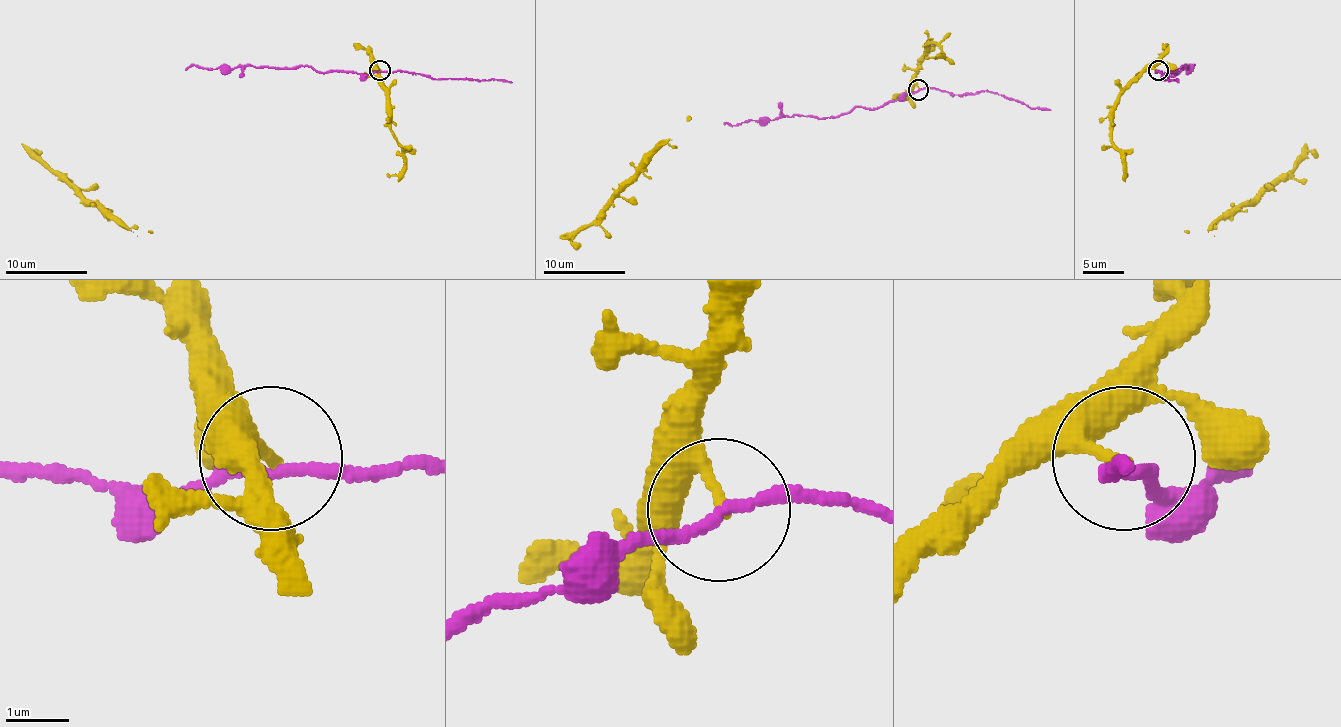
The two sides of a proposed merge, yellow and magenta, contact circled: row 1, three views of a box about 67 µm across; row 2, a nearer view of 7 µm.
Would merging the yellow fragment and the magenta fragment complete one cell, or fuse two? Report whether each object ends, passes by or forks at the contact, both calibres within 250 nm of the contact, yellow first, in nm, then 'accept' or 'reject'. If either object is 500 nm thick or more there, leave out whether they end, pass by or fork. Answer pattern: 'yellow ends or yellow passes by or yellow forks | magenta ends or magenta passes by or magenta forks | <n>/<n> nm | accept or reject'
yellow ends | magenta passes by | 190/180 nm | reject

